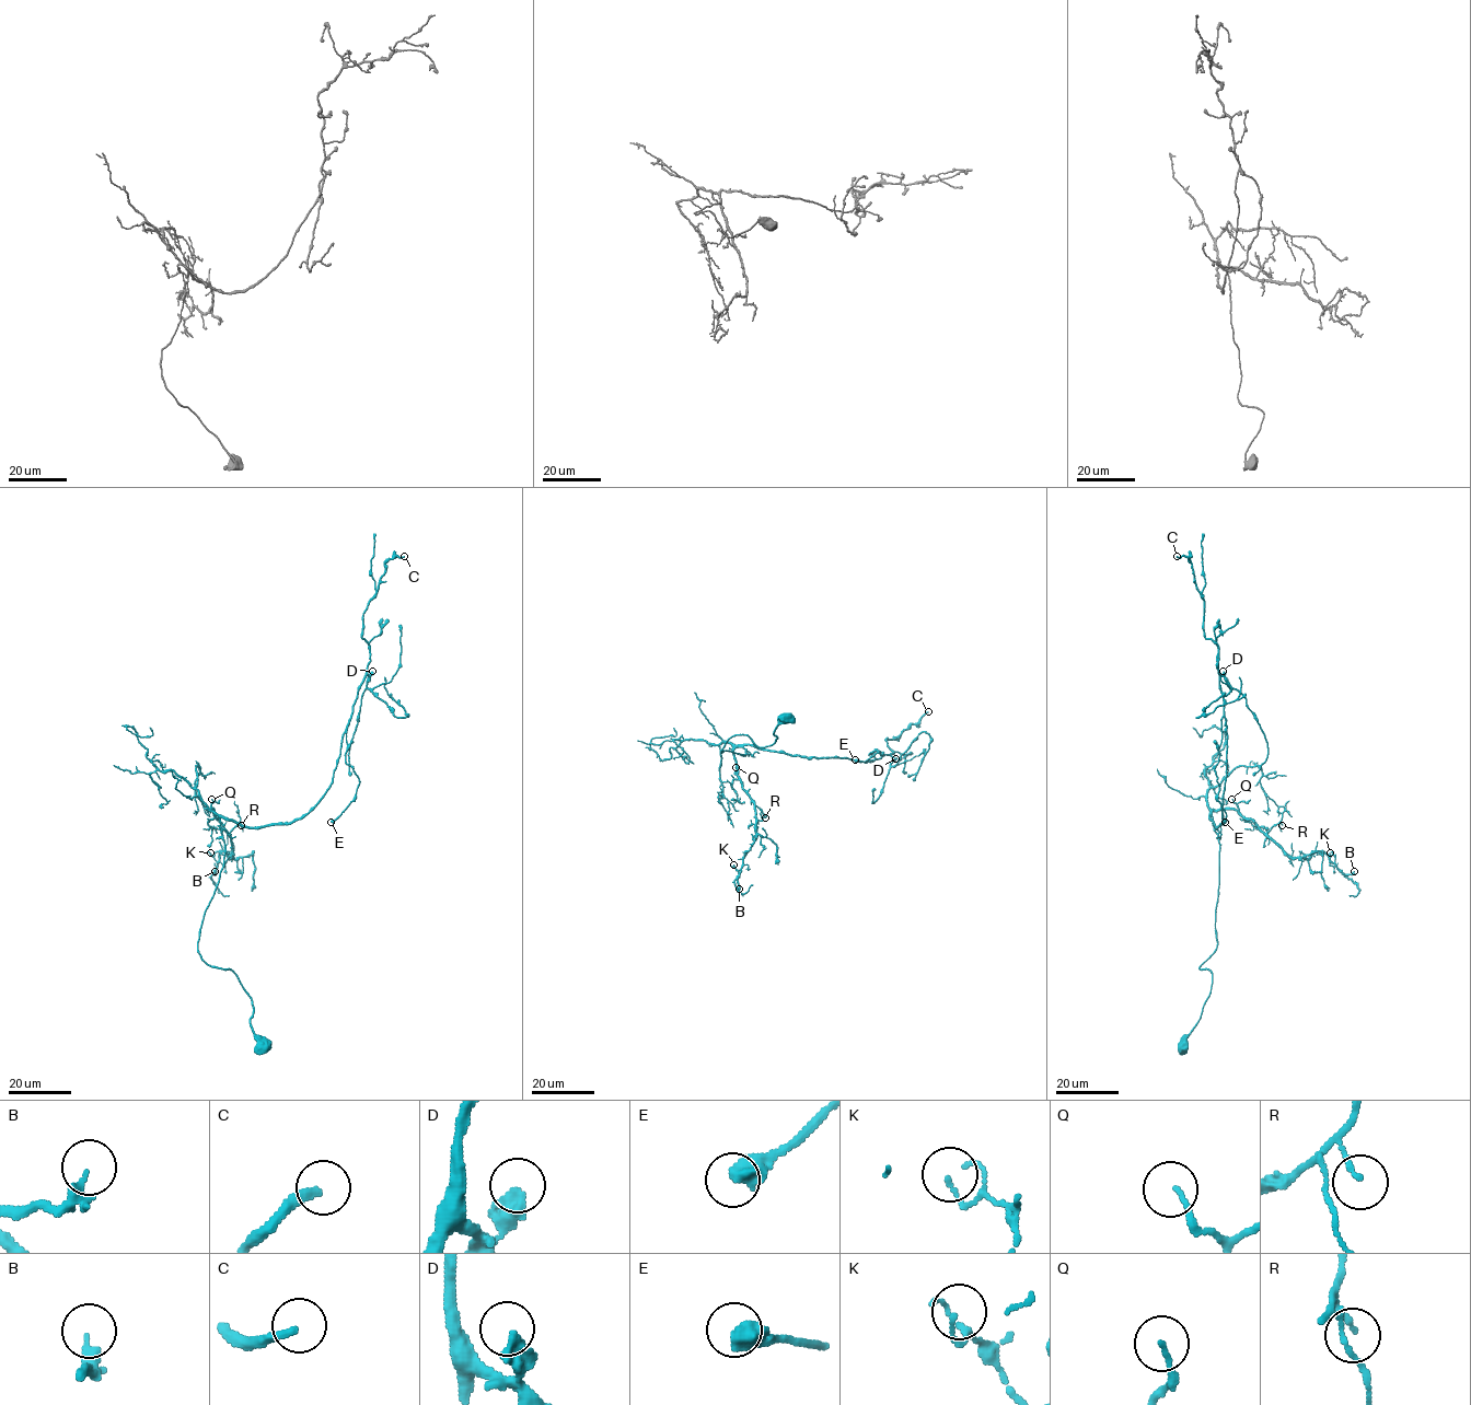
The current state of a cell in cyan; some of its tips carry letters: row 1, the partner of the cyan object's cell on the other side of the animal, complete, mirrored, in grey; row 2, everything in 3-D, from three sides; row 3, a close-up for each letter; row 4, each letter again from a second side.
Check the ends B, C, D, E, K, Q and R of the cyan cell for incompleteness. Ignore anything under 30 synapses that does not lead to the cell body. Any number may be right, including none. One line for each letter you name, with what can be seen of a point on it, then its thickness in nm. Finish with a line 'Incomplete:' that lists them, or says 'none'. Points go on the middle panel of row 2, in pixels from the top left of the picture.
C: at (928, 711); 240 nm thick
Incomplete: C

